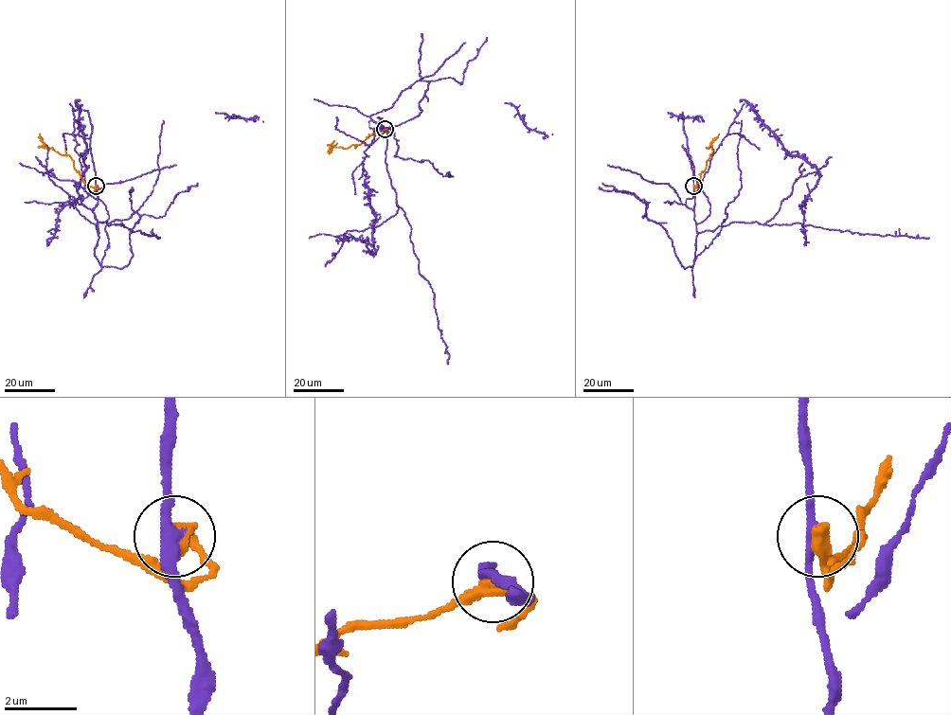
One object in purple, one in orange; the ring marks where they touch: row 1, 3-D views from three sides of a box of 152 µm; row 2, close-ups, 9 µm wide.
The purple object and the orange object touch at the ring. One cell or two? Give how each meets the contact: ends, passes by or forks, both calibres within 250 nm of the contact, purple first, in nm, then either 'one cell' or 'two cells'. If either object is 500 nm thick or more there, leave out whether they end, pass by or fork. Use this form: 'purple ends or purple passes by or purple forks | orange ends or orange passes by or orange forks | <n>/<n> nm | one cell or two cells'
280/500 nm | two cells

